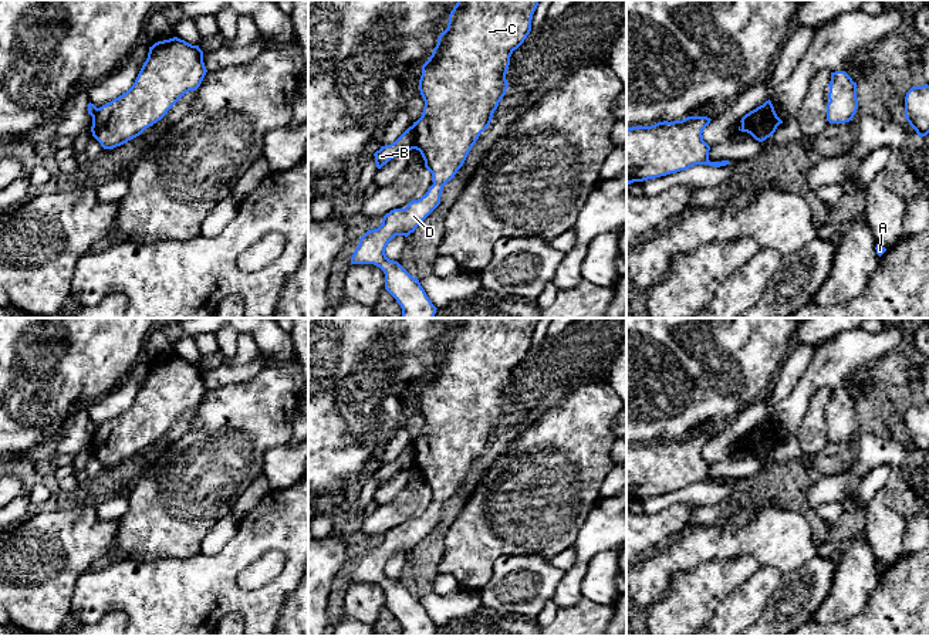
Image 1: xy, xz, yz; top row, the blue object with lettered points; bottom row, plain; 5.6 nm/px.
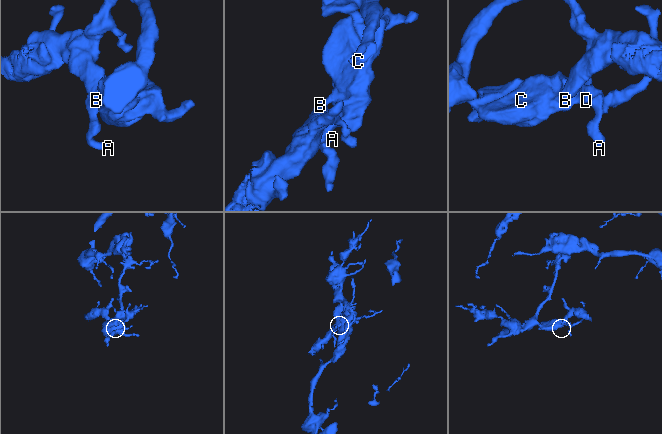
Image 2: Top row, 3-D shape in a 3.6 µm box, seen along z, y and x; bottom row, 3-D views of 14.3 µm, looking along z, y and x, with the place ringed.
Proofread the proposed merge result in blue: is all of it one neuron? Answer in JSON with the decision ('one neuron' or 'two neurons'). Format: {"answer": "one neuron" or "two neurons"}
{"answer": "two neurons"}

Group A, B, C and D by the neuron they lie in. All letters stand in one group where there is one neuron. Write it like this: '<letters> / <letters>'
A C D / B

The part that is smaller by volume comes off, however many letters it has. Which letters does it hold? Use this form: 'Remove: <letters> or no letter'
Remove: B

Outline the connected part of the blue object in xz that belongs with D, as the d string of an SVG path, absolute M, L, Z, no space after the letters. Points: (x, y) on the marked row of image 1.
M457 0L449 14L447 28L440 33L429 60L422 65L419 91L425 101L422 116L413 122L415 149L420 152L425 168L432 173L433 185L426 194L408 203L405 209L393 209L382 219L378 229L368 230L355 248L351 264L374 264L385 274L385 290L402 308L402 318L433 318L436 307L432 304L418 278L413 278L398 261L389 260L385 248L395 236L408 237L440 204L443 186L450 182L463 166L469 152L480 133L490 125L499 102L509 88L506 74L510 57L531 31L533 14L540 0Z

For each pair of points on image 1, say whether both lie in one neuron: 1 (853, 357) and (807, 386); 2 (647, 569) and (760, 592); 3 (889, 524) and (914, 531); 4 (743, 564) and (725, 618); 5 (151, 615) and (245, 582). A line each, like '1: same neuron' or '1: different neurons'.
1: same neuron
2: different neurons
3: different neurons
4: different neurons
5: different neurons

